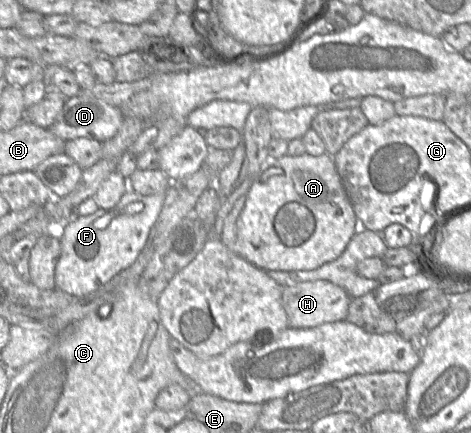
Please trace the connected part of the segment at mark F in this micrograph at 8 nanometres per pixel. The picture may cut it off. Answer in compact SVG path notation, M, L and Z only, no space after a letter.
M128 189L113 208L99 208L89 216L75 216L65 226L60 239L61 254L55 268L56 288L73 296L86 296L130 267L143 250L165 199L166 194L144 196Z

